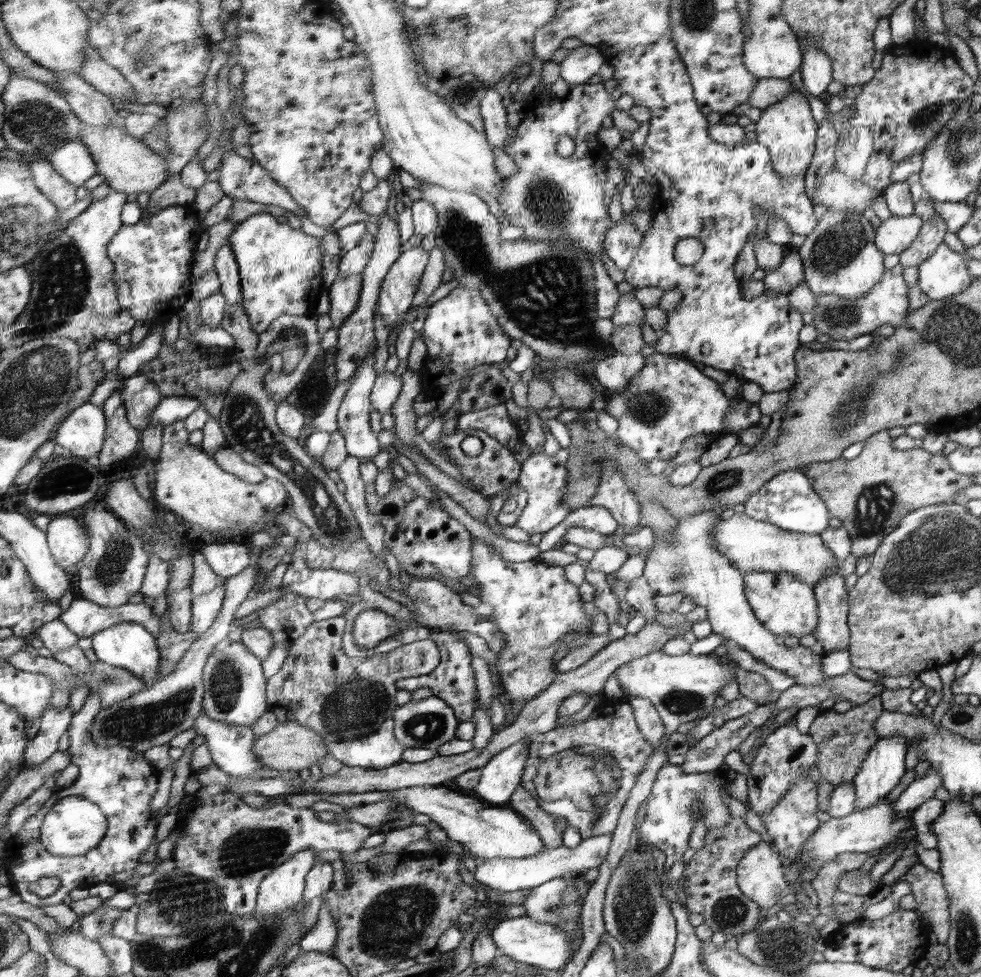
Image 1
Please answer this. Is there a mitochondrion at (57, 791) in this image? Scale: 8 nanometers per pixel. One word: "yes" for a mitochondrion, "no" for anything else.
no

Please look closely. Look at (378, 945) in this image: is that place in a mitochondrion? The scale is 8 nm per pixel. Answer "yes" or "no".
yes

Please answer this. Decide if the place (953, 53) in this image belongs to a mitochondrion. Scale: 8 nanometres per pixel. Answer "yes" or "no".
no

